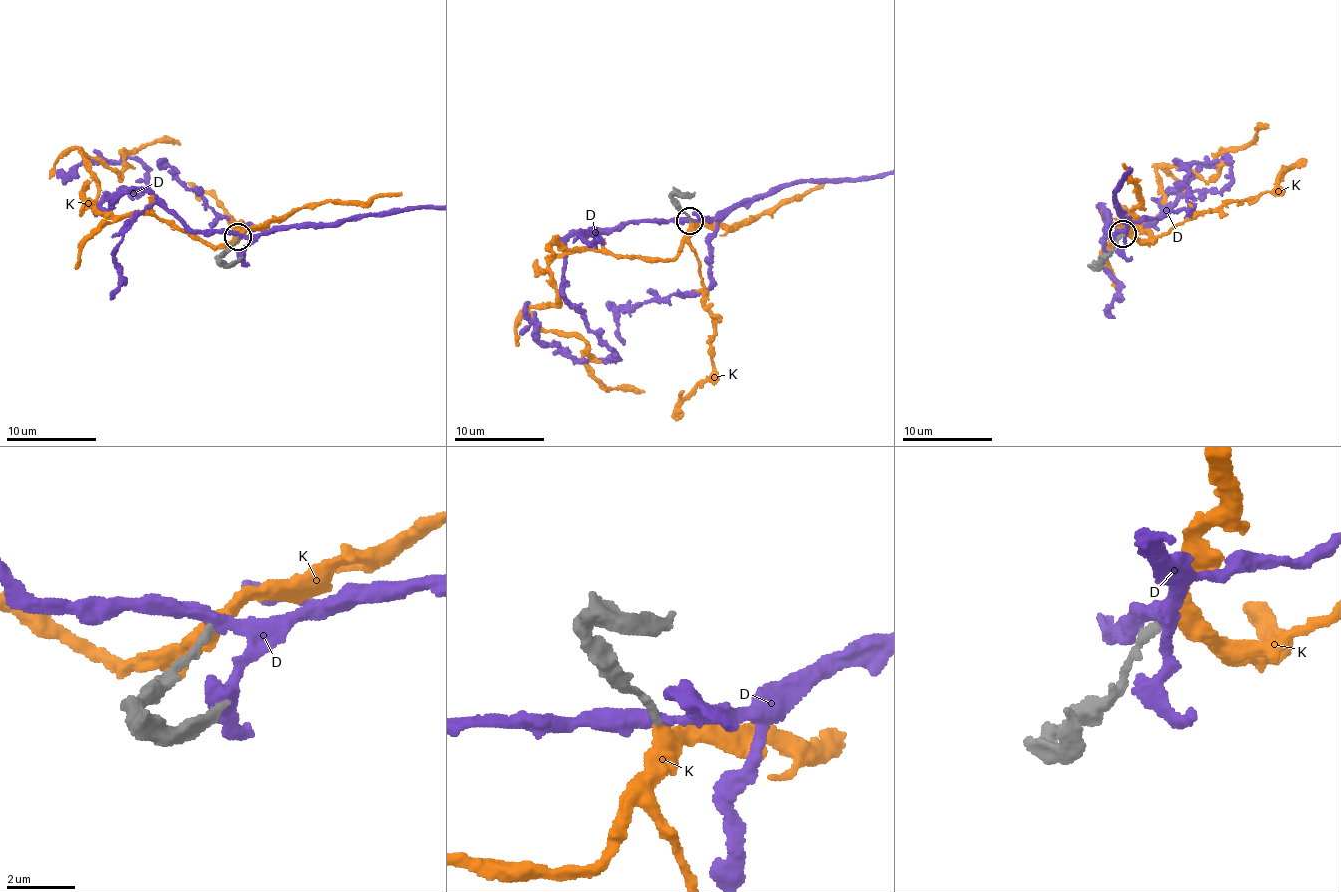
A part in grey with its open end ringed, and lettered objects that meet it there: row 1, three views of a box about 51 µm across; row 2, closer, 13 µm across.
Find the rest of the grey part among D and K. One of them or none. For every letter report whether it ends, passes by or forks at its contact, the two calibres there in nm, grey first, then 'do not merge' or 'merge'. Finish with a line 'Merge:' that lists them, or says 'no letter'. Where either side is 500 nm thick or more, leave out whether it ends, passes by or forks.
D: it passes by; calibres 260 and 360 nm; do not merge
K: it passes by; calibres 260 and 360 nm; merge
Merge: K

